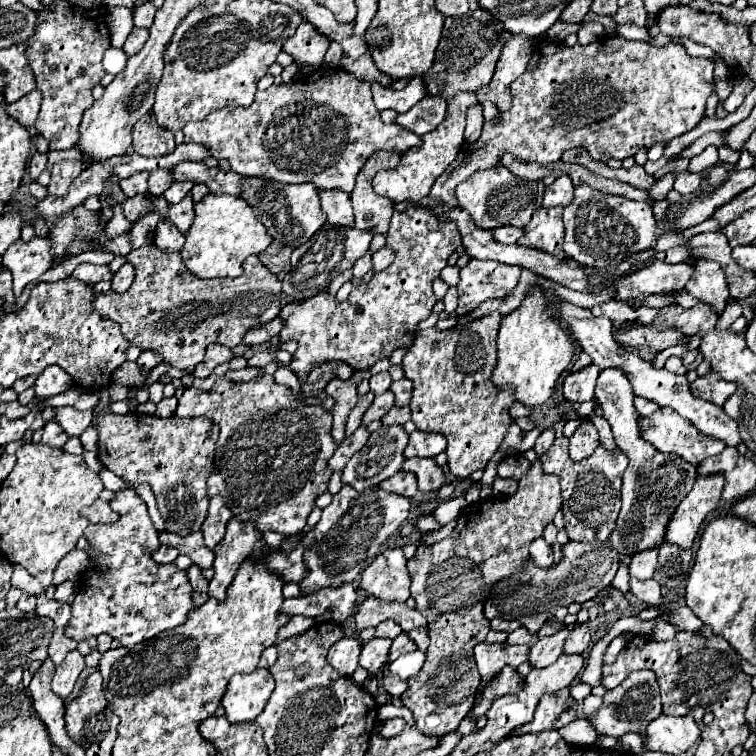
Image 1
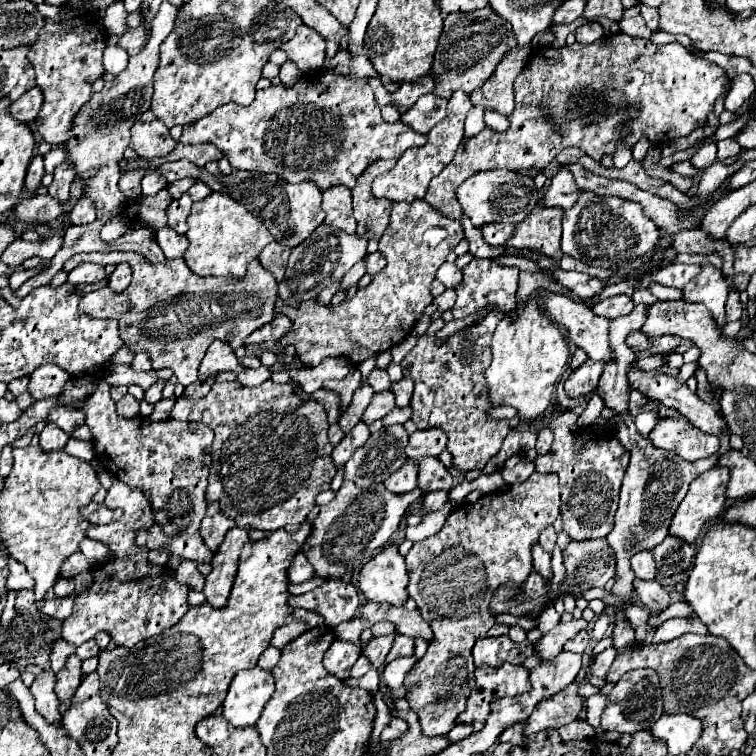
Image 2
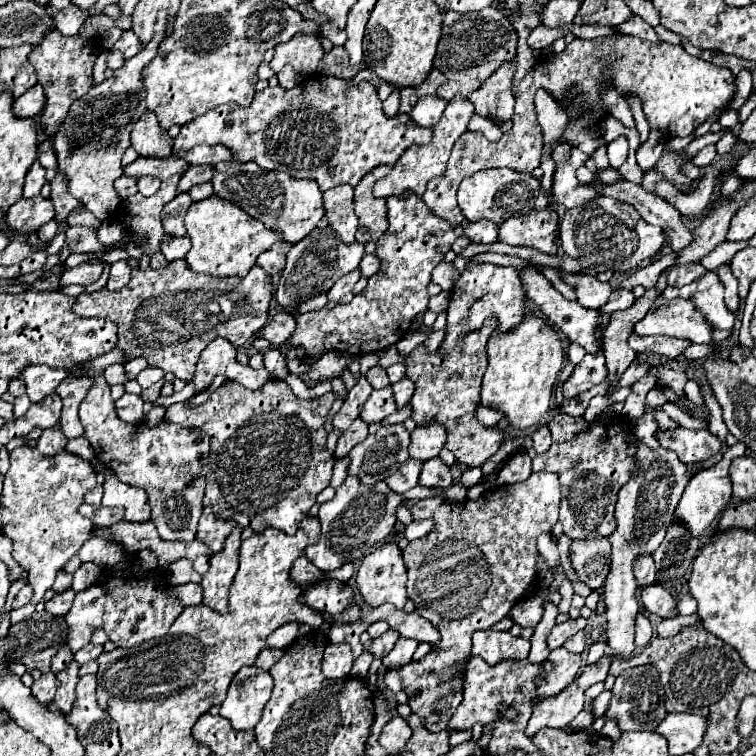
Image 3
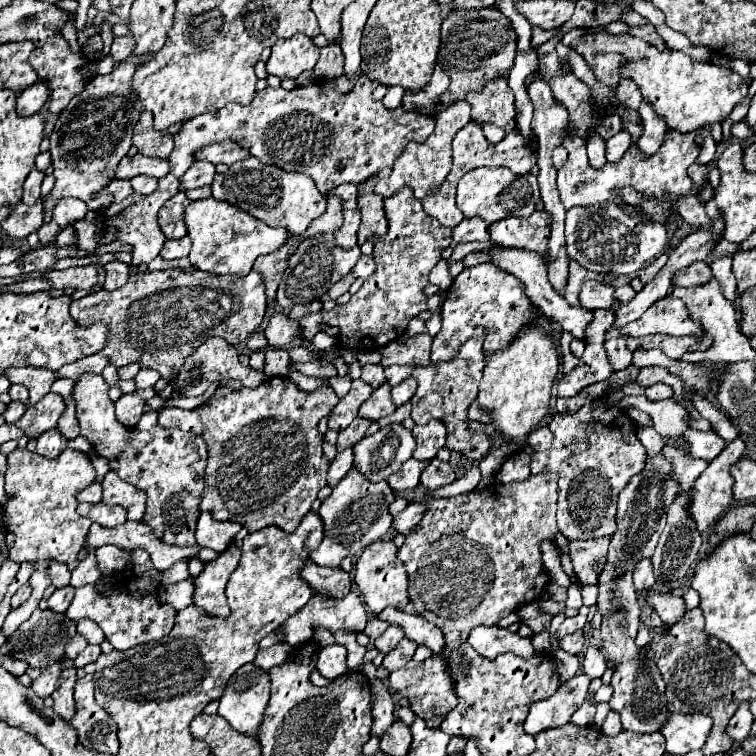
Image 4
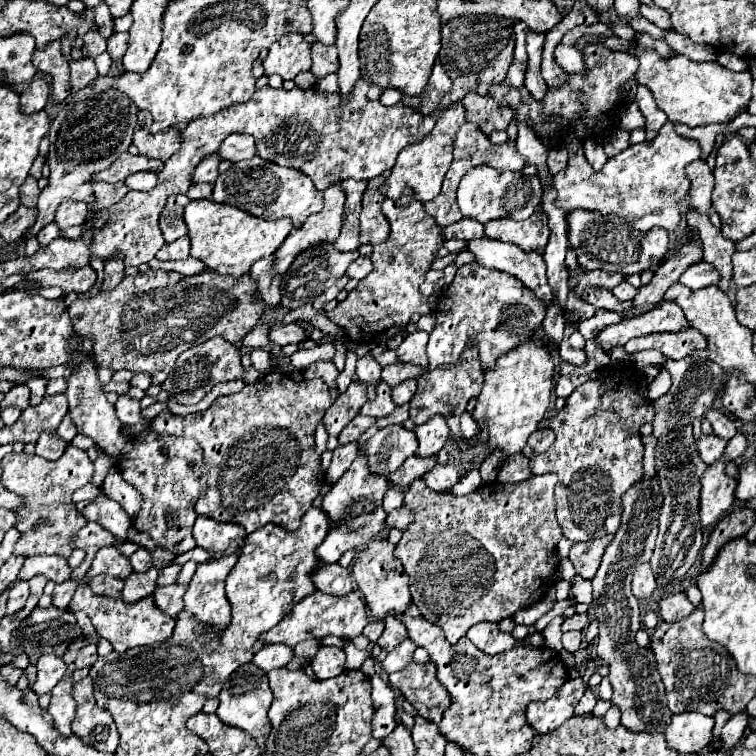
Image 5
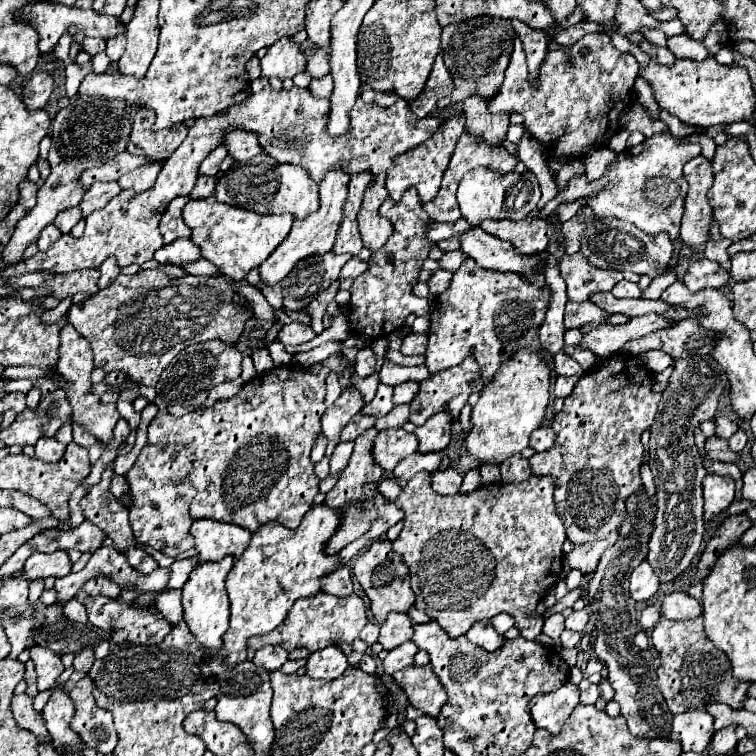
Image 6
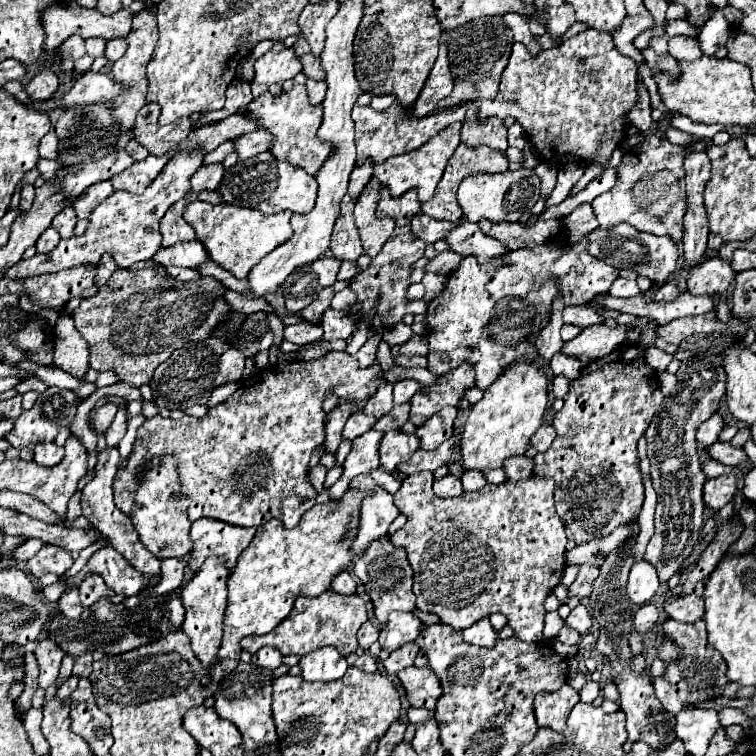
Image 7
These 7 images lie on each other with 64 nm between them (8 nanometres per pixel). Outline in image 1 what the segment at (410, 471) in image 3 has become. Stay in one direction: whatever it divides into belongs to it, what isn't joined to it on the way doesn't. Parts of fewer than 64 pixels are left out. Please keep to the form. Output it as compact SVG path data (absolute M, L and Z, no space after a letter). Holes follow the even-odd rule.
M396 472L392 478L384 480L378 484L382 490L386 492L392 492L392 494L400 494L400 496L406 496L406 498L412 498L416 496L418 492L418 486L416 486L416 480L414 480L414 474L410 472Z

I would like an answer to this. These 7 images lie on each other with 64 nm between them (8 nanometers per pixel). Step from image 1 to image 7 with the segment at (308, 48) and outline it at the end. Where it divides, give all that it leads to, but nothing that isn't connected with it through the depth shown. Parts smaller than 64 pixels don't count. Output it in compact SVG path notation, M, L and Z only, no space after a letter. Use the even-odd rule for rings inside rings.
M274 42L274 46L262 58L256 60L254 68L254 82L282 84L284 80L292 80L298 72L302 72L302 62L292 48L284 46L284 42Z

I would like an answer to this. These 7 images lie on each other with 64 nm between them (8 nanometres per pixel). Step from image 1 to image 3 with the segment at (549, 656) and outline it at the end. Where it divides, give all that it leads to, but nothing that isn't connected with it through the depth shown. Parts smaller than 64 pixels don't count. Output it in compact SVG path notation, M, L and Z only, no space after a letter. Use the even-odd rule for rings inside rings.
M570 618L570 620L562 622L562 624L556 624L552 628L552 632L548 634L548 640L546 640L548 650L560 648L570 636L574 636L578 630L584 630L584 628L586 628L586 620L584 618L576 618L576 620Z

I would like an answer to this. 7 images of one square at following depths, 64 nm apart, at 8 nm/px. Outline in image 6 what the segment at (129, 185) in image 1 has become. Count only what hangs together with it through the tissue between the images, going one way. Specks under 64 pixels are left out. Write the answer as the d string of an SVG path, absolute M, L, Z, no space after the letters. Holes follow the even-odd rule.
M98 182L98 184L92 184L90 190L86 192L84 200L80 202L80 210L82 210L82 216L86 218L88 214L92 214L94 210L100 210L104 208L114 196L118 196L122 192L122 188L118 186L118 182Z

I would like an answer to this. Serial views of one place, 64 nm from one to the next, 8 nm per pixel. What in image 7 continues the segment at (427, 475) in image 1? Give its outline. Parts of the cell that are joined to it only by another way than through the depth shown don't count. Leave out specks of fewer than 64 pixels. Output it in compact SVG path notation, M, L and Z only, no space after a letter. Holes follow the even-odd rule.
M446 474L444 478L434 480L434 492L440 498L454 498L462 494L462 482L454 474Z

